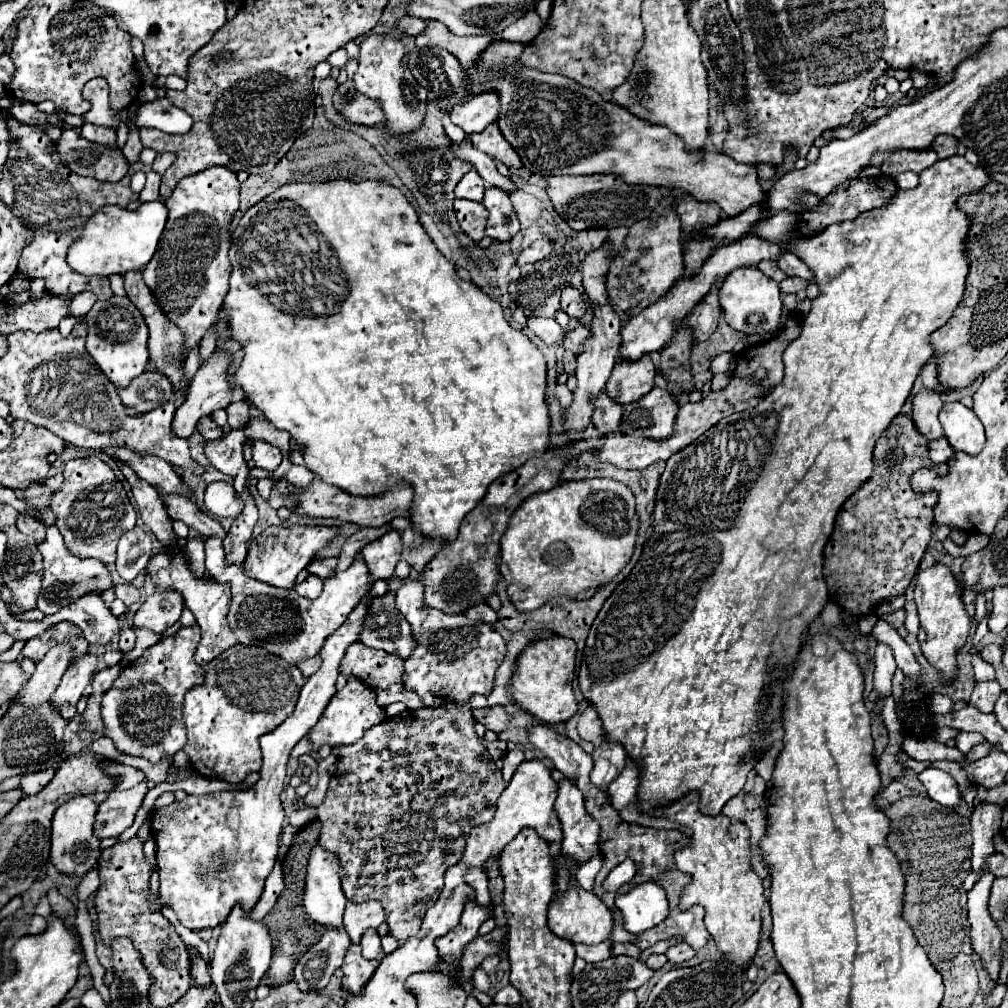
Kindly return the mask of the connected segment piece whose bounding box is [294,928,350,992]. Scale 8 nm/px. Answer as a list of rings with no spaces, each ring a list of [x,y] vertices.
[[[328,928],[318,944],[314,944],[296,964],[294,980],[300,992],[324,990],[336,968],[342,966],[344,952],[350,946],[346,930]]]

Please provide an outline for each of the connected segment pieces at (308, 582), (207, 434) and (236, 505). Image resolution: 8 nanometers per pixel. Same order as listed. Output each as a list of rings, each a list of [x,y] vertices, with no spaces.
[[[310,574],[302,584],[296,584],[294,586],[294,590],[300,594],[300,596],[304,596],[304,598],[318,598],[320,594],[322,594],[322,580],[318,578],[318,576],[314,576],[314,574]]]
[[[210,416],[200,418],[198,424],[196,424],[196,430],[198,430],[204,438],[208,438],[208,440],[214,440],[214,438],[220,438],[220,436],[222,436],[222,428],[216,426]]]
[[[210,482],[204,494],[204,504],[210,514],[224,518],[236,518],[244,508],[230,482]]]

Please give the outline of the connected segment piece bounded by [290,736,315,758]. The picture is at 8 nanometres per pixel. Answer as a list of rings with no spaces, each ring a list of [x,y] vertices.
[[[308,736],[302,738],[298,744],[293,748],[290,758],[298,758],[303,754],[311,754],[315,752],[311,742],[309,741]]]

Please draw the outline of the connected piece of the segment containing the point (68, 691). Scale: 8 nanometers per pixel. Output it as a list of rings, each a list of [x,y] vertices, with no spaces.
[[[86,652],[80,656],[64,674],[58,690],[52,694],[52,704],[60,708],[64,702],[76,704],[84,692],[84,688],[90,684],[94,672],[98,666],[98,656]]]

